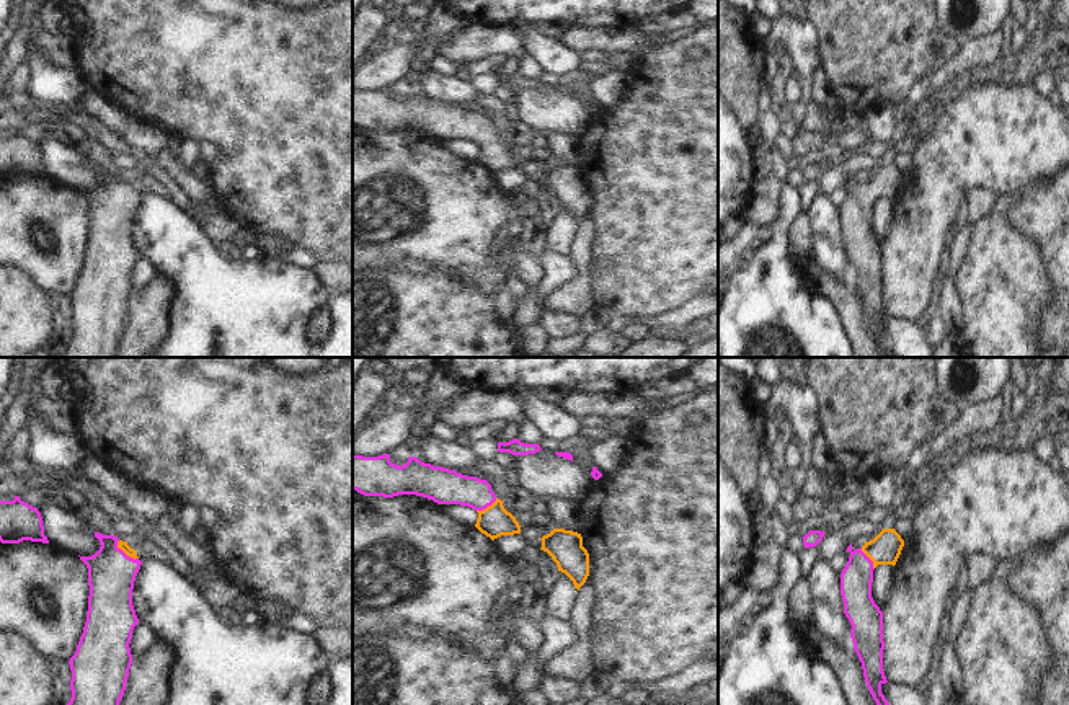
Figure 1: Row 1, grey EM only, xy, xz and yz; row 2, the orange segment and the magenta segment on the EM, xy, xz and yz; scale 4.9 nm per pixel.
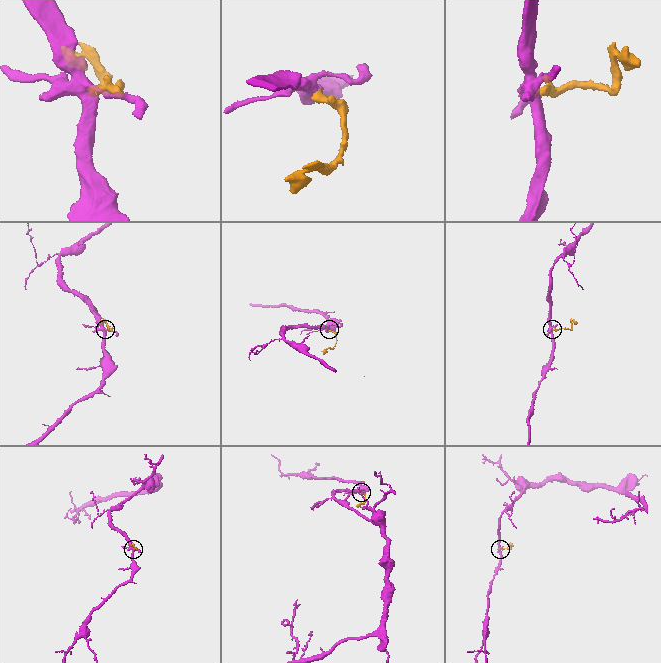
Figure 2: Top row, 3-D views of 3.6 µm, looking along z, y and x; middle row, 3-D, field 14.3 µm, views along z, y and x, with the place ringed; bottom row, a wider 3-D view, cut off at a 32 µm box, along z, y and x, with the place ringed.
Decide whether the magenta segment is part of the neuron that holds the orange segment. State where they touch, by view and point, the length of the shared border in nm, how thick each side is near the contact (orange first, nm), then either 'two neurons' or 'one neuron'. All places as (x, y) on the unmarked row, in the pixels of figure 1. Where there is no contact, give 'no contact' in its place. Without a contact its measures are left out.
contact xy (126, 188); length 140 nm; calibres 50 and 240 nm; one neuron

